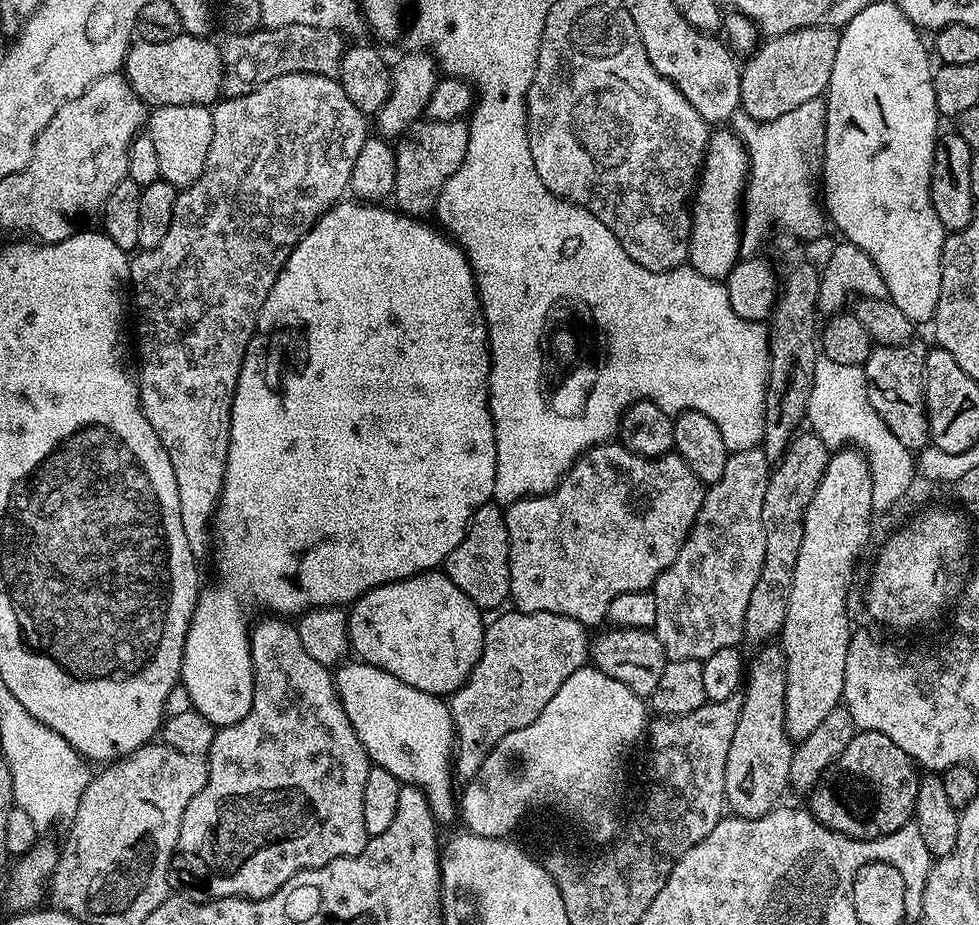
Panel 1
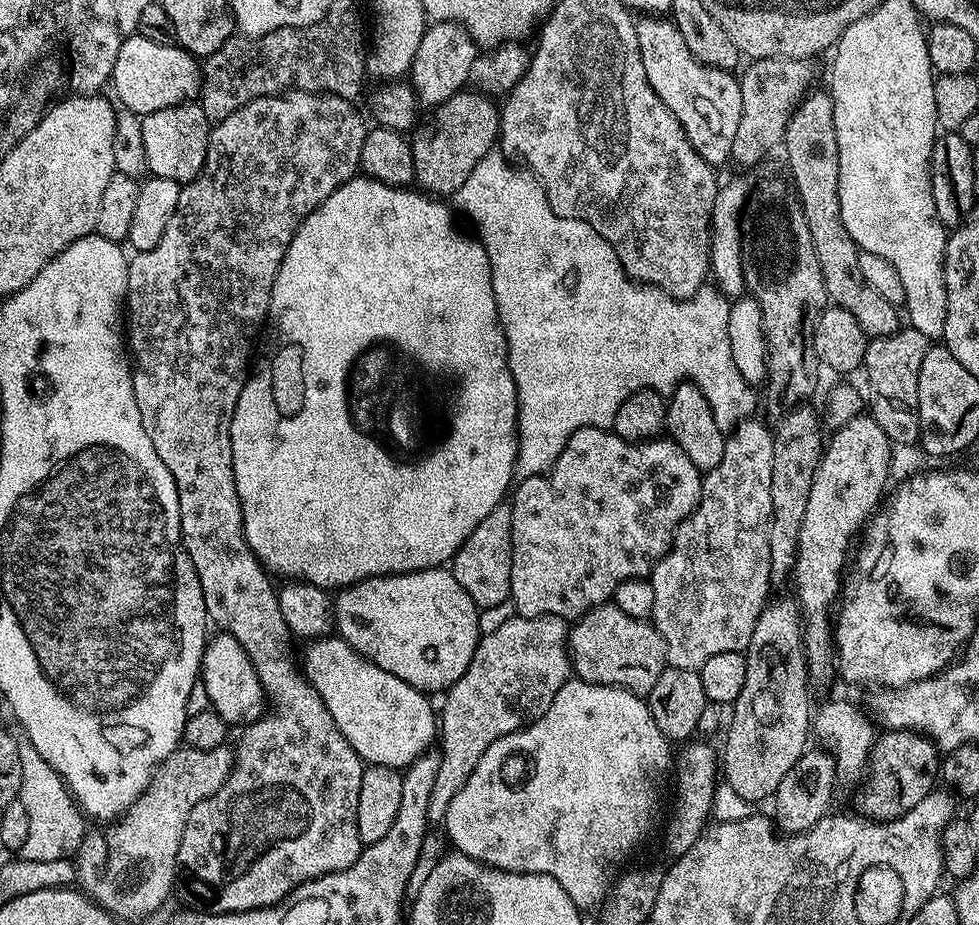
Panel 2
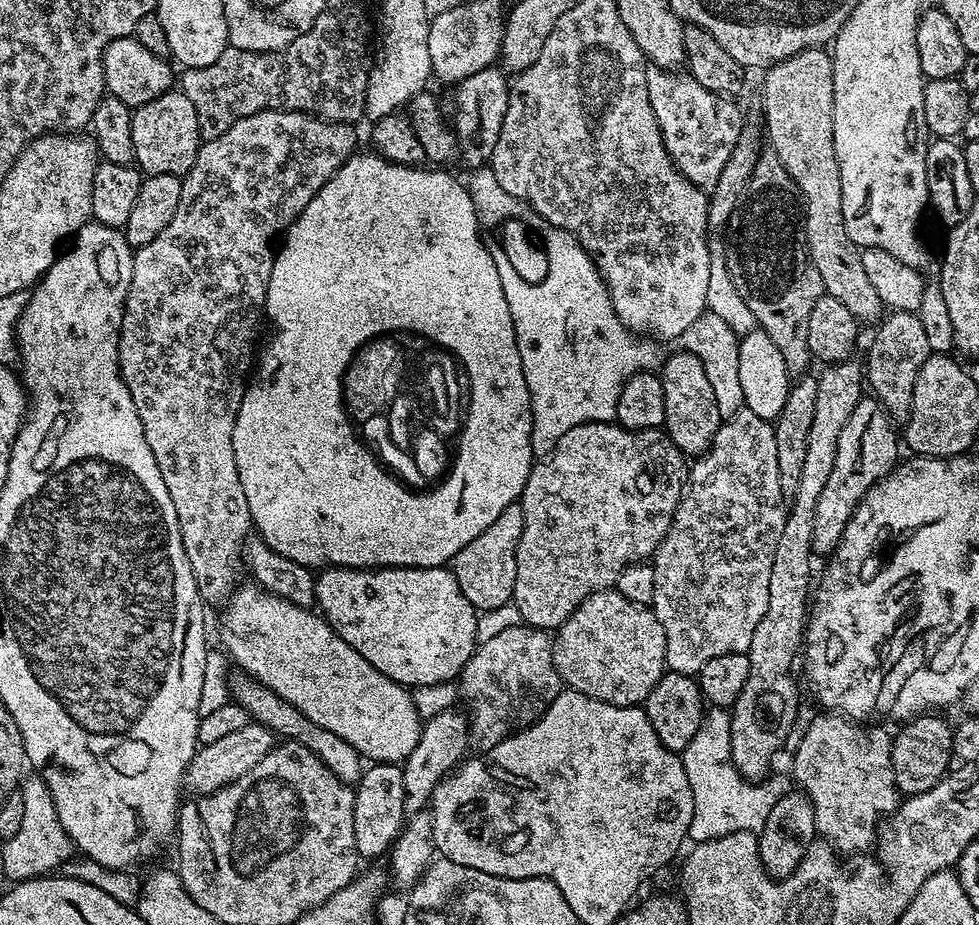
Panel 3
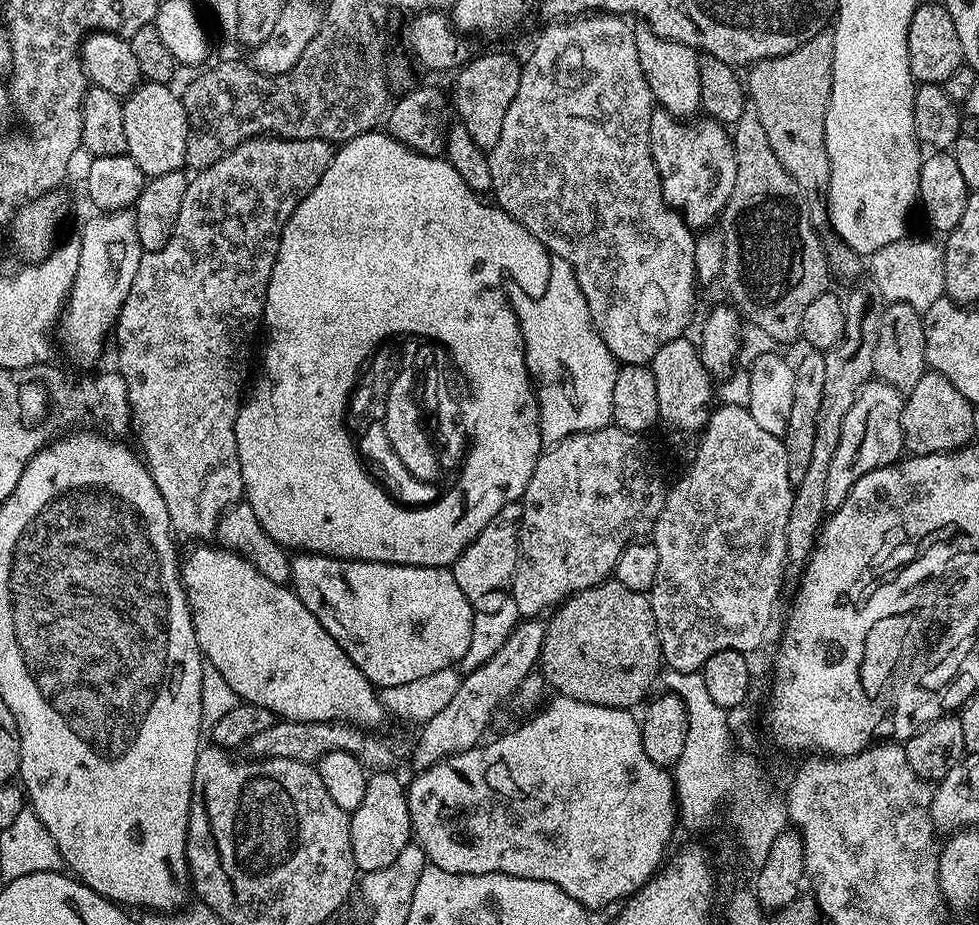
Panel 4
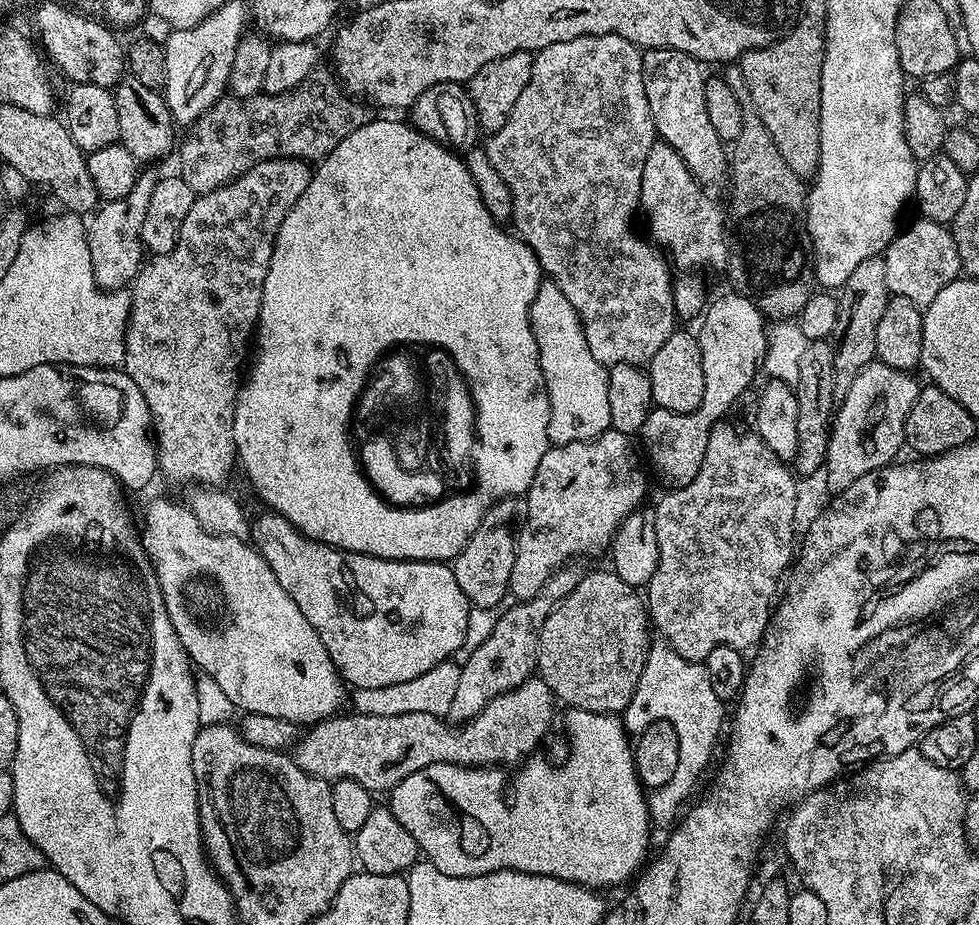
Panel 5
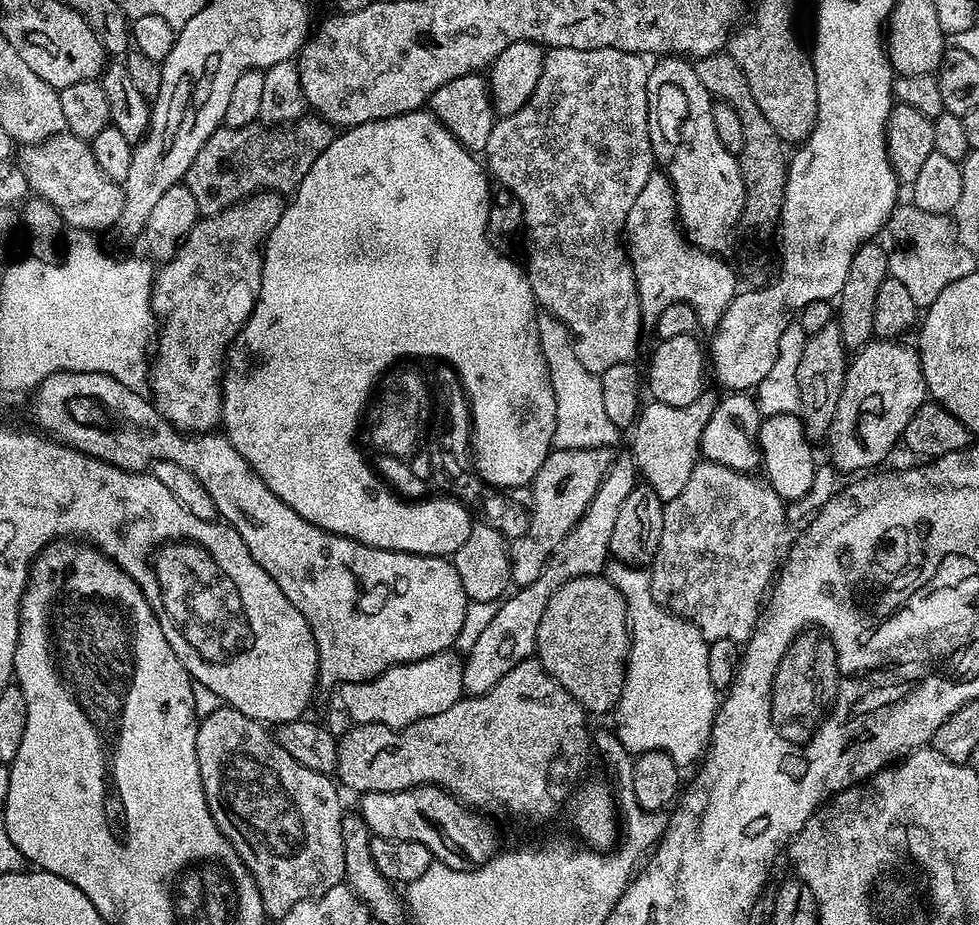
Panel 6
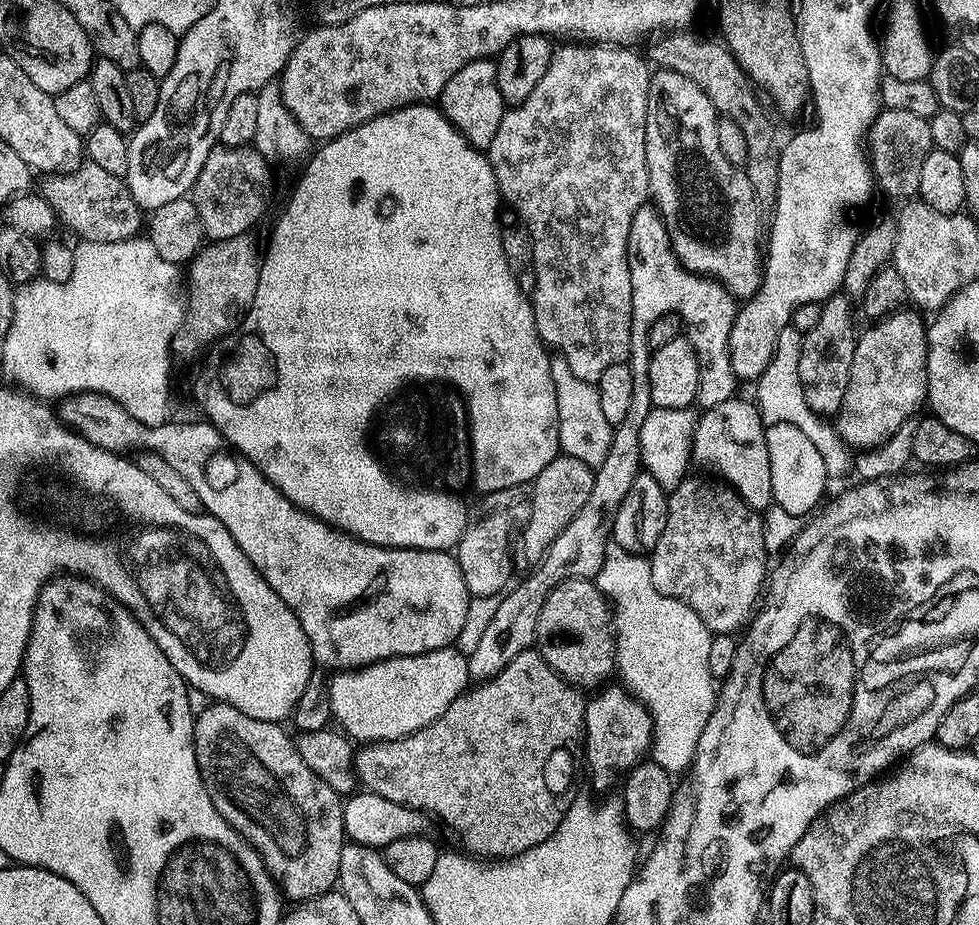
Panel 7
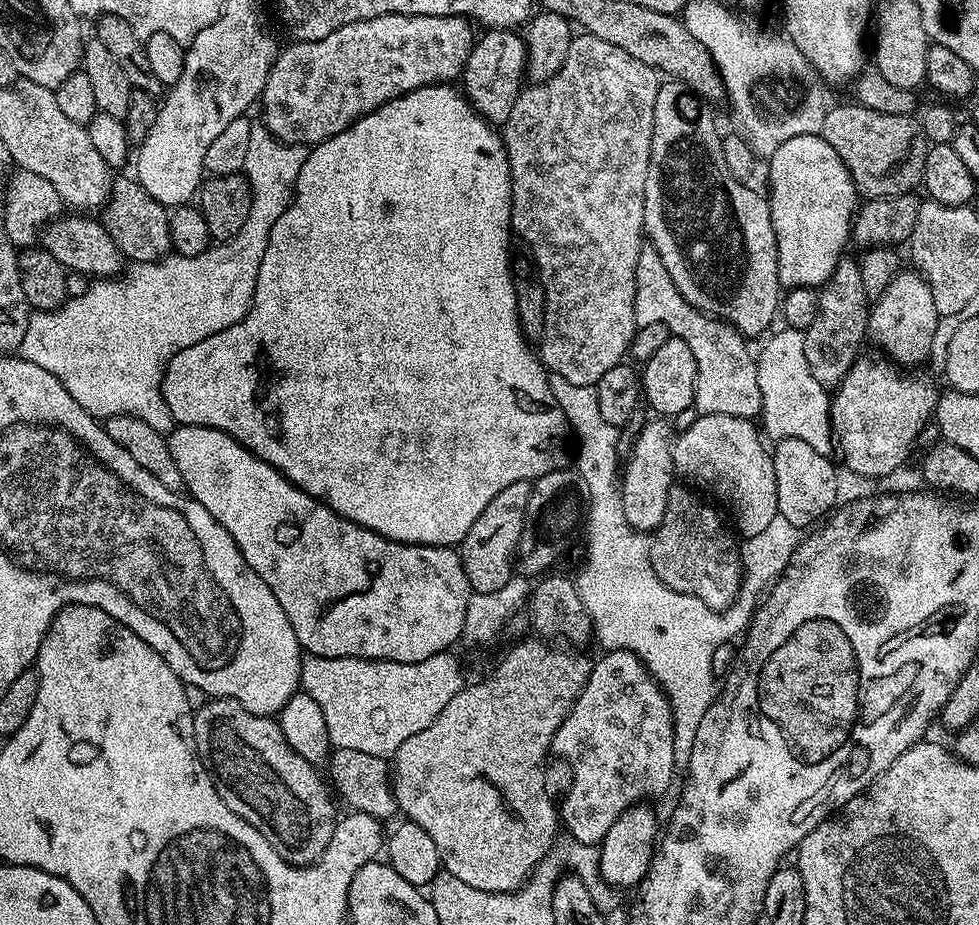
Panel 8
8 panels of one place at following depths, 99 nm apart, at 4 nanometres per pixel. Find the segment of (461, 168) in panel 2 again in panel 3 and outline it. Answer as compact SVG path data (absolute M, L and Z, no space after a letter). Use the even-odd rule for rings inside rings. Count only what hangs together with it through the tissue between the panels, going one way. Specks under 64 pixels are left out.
M496 66L478 70L478 74L470 74L470 78L455 85L456 109L450 112L450 123L458 138L460 160L468 163L469 169L479 169L491 161L494 146L498 146L498 134L502 130L506 114L509 87L509 77Z

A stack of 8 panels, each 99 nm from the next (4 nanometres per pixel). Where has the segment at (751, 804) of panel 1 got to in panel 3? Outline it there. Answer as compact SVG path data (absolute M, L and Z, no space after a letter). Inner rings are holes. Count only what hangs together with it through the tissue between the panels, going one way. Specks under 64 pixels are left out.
M849 358L841 362L841 364L830 364L823 369L824 373L819 373L816 376L818 382L818 395L814 401L814 419L810 421L810 435L806 438L806 458L802 461L802 474L798 474L798 490L794 492L790 498L790 503L787 505L784 513L784 525L782 526L782 534L778 537L778 546L774 546L774 563L770 565L770 603L766 605L766 614L762 614L762 622L758 622L758 627L754 630L754 639L750 642L750 650L746 653L750 662L750 674L746 677L746 686L742 686L742 694L738 694L738 702L734 702L731 706L732 713L732 729L730 730L730 742L732 743L732 761L738 771L744 777L753 782L760 782L769 775L768 767L772 764L772 755L779 750L784 744L784 739L792 732L792 727L796 724L796 711L800 708L800 696L796 693L796 680L792 677L792 663L797 663L798 657L802 652L802 637L804 635L804 626L810 611L810 593L814 588L814 576L812 580L812 559L814 553L812 550L812 539L814 538L814 513L818 506L818 497L822 495L822 490L826 487L826 478L830 478L830 473L834 471L834 457L838 454L838 437L842 435L842 426L846 426L846 421L850 419L850 414L854 414L854 406L858 406L858 402L866 392L866 372L863 367L860 368L855 364L855 359Z

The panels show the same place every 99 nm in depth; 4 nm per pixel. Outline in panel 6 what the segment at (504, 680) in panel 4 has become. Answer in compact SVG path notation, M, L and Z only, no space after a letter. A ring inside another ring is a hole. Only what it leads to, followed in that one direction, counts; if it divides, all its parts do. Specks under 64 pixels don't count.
M624 454L624 456L618 457L617 460L615 457L609 463L608 472L598 486L590 506L586 506L582 518L574 525L572 532L566 534L564 541L545 560L540 576L534 578L534 582L530 582L530 586L516 588L511 594L503 597L503 604L501 609L498 610L498 614L491 619L490 626L487 626L486 630L479 635L478 642L474 644L474 648L466 655L464 660L464 691L467 695L481 696L484 692L490 691L494 685L502 682L502 678L506 678L506 674L510 674L510 670L514 670L514 666L518 666L523 660L529 659L535 653L536 639L538 638L538 622L542 622L542 613L546 611L550 598L554 598L554 594L558 594L558 590L562 590L562 586L566 586L566 582L570 582L574 578L582 578L583 576L599 576L605 571L606 565L610 560L608 547L610 546L610 538L614 535L614 526L618 522L618 510L622 510L622 502L626 502L627 496L630 495L630 490L634 490L637 487L638 473L636 463L632 461L631 455Z

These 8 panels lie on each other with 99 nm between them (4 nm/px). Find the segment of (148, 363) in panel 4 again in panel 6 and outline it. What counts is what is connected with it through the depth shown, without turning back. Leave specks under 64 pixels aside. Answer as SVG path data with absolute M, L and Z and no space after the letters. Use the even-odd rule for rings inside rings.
M262 192L249 196L233 208L222 210L217 216L197 220L174 258L163 261L161 268L164 269L155 273L152 282L152 313L162 318L162 323L158 328L154 359L150 364L151 399L157 412L185 434L208 434L221 427L224 418L222 377L228 348L244 329L244 323L256 305L264 265L262 249L274 226L278 226L286 207L285 201L280 200L283 199L275 192Z

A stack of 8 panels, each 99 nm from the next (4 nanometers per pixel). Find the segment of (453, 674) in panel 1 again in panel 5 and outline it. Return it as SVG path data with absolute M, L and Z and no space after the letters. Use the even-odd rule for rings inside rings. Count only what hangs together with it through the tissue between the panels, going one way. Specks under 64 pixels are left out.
M264 510L257 520L255 517L251 521L250 540L270 570L274 570L278 586L294 598L298 610L306 614L306 622L318 630L318 638L322 638L322 646L326 646L326 654L330 654L341 680L353 689L410 682L410 678L434 670L434 666L443 660L453 659L464 643L470 605L447 563L383 560L377 556L343 552L340 548L303 536L289 520L271 510Z

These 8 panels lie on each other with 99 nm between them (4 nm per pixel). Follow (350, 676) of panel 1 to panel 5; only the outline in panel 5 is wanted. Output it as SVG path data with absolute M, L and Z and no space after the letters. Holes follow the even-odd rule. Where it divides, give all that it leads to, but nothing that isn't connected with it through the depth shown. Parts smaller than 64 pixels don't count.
M152 500L144 508L144 524L142 520L142 543L148 552L148 559L152 561L152 566L156 570L158 586L162 590L162 598L166 606L166 612L170 614L170 622L186 650L188 659L201 673L214 678L223 693L230 698L235 707L241 713L247 714L257 712L258 714L274 714L274 718L286 718L293 720L298 726L311 726L319 721L327 720L330 716L335 716L341 711L340 703L345 703L346 685L340 678L340 673L336 671L334 662L330 654L326 654L326 646L322 646L322 638L318 638L318 630L306 622L306 614L298 610L298 605L294 603L294 598L278 586L278 578L274 578L274 570L256 551L255 547L248 540L239 540L233 536L215 536L198 526L198 518L194 518L191 507L175 504L172 500Z

